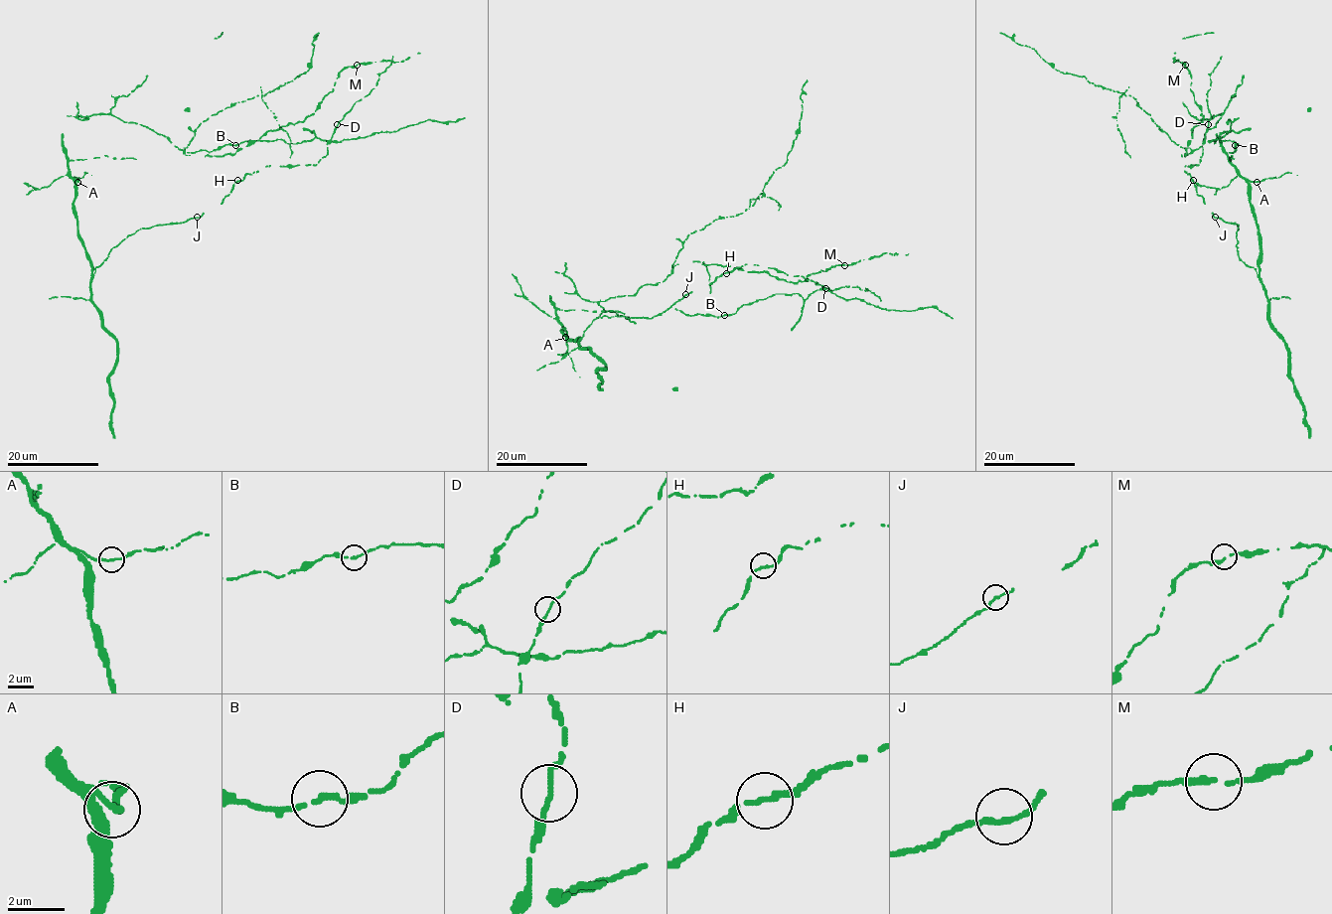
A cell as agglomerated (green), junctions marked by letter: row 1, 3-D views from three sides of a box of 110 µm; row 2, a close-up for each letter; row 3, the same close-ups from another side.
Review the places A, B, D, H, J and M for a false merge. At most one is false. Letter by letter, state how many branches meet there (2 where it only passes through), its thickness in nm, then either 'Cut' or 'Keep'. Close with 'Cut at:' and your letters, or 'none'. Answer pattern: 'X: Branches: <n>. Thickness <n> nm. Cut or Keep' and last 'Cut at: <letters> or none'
A: Branches: 2. Thickness 180 nm. Keep
B: Branches: 2. Thickness 190 nm. Keep
D: Branches: 2. Thickness 180 nm. Keep
H: Branches: 2. Thickness 200 nm. Keep
J: Branches: 2. Thickness 200 nm. Keep
M: Branches: 2. Thickness 200 nm. Keep
Cut at: none

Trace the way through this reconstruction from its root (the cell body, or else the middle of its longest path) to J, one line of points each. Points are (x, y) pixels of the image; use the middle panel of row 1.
J: (564, 336), (568, 339), (580, 339), (599, 316), (651, 318), (685, 294)

